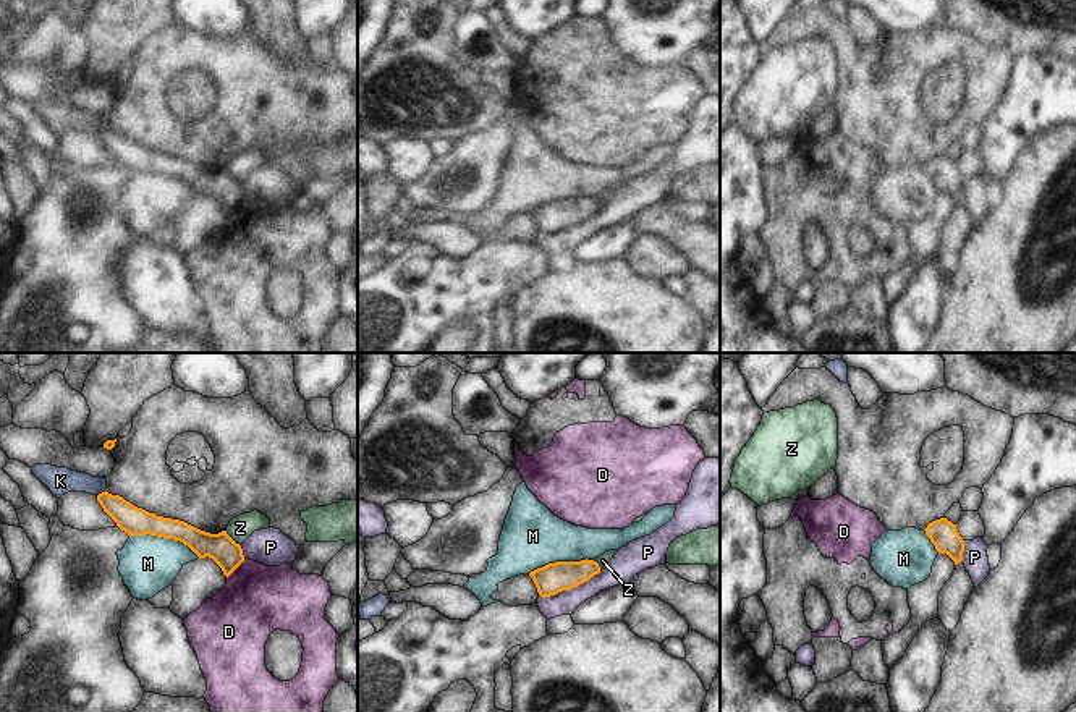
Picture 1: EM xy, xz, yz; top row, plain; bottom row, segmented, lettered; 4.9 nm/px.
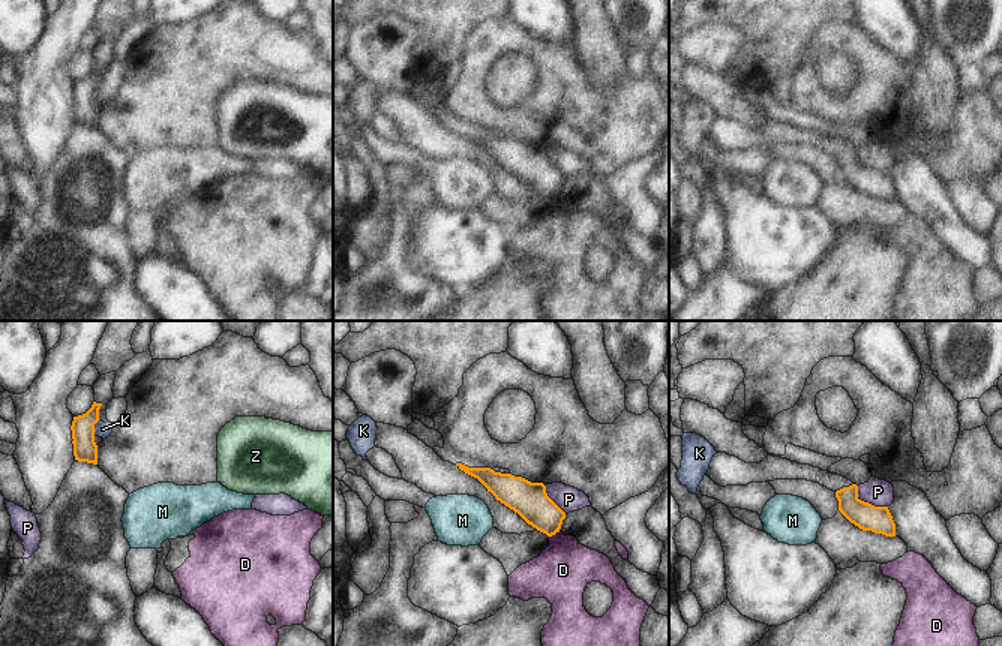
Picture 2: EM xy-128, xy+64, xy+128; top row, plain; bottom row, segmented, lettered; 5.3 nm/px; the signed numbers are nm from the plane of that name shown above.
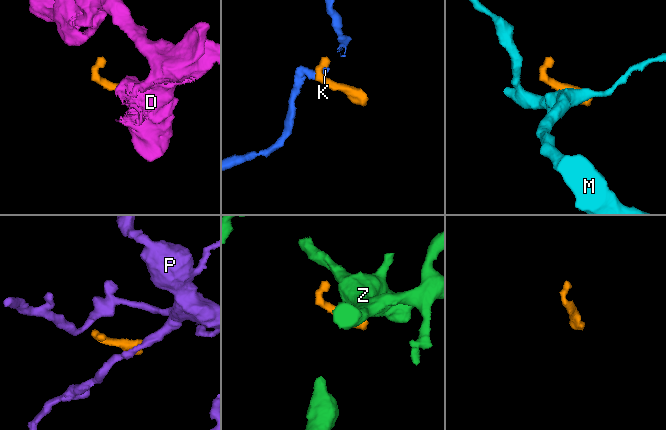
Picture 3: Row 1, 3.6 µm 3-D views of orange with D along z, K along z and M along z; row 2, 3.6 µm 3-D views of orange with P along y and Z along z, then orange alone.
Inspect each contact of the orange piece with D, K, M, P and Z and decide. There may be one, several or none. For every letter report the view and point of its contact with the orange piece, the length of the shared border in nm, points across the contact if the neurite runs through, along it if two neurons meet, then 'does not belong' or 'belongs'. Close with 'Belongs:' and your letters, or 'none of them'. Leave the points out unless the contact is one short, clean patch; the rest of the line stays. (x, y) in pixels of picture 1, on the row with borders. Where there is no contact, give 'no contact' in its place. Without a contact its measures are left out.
D: meets orange in xy at (237, 567); contact 140 nm long; border along xy (245, 559), (227, 578); does not belong
K: meets orange in xy at (102, 492); contact 60 nm long; border along xy (105, 489), (97, 495); does not belong
M: meets orange in xy at (165, 538); contact 360 nm long; border along xy (130, 536), (156, 534), (178, 539), (199, 557); does not belong
P: meets orange in xz at (571, 588); contact 320 nm long; border along xz (601, 570), (576, 586), (542, 597); does not belong
Z: meets orange in xy at (232, 539); contact 110 nm long; border along xy (225, 531), (240, 546); does not belong
Belongs: none of them

